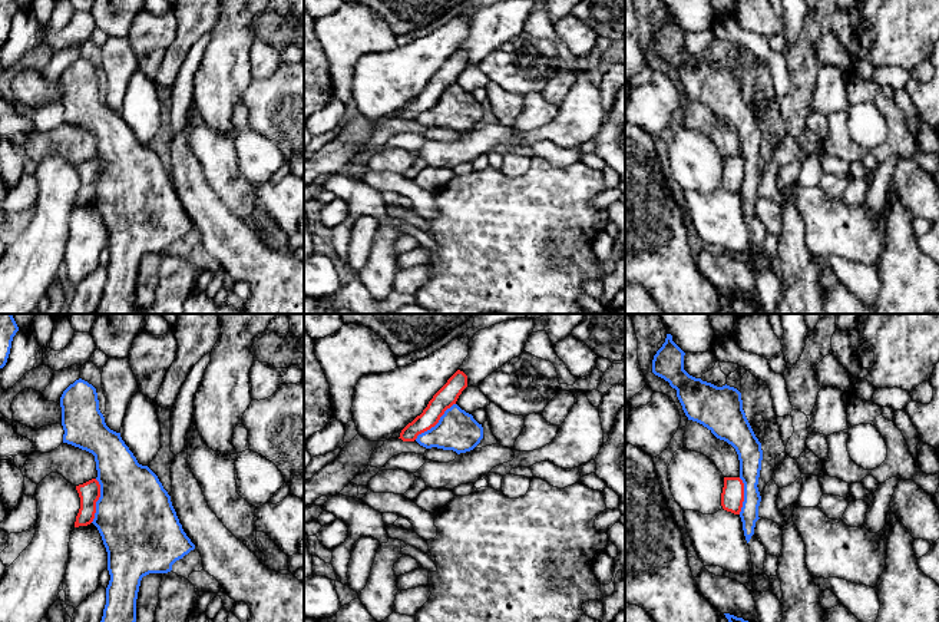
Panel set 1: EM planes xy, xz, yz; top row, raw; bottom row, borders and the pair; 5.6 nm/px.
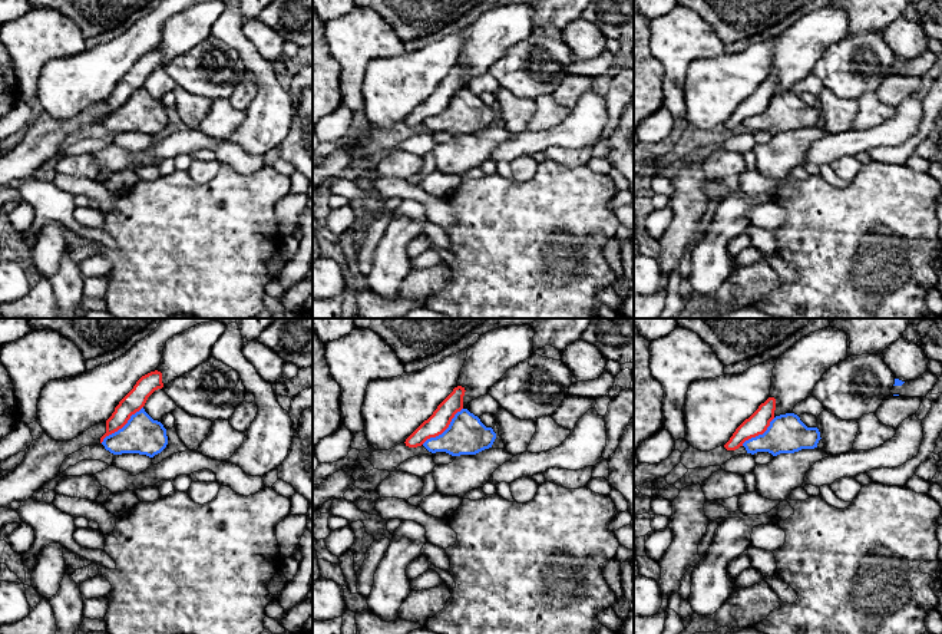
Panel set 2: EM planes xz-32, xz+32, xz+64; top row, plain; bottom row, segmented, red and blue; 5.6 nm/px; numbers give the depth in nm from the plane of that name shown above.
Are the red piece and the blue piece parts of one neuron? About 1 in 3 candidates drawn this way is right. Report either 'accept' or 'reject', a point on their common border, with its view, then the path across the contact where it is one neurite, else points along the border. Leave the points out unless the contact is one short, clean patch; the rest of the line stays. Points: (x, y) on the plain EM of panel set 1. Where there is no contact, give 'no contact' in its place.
reject | xz (436, 102) | along xz (455, 82), (433, 105), (415, 118)

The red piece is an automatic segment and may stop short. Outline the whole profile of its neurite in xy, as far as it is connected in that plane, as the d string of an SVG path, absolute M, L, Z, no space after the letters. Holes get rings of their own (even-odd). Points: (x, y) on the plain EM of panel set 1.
M92 158L83 163L76 165L80 176L80 188L76 195L75 206L87 205L93 201L96 192L96 181L100 176L100 163Z

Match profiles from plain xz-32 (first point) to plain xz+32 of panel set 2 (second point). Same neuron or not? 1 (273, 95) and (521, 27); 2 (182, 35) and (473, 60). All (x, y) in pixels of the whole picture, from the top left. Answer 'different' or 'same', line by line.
1: different
2: same

